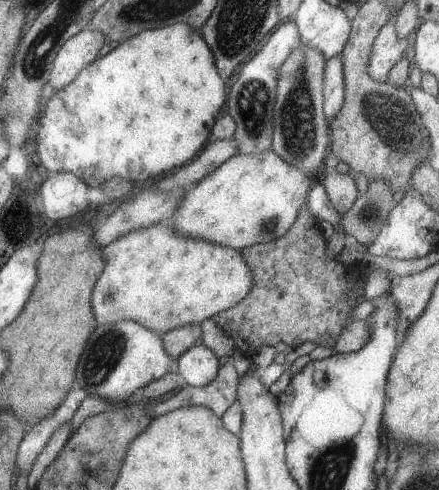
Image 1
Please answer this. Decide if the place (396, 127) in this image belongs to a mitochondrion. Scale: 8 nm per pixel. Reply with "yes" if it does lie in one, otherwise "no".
yes

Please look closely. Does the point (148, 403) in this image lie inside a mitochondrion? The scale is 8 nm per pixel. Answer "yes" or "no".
no

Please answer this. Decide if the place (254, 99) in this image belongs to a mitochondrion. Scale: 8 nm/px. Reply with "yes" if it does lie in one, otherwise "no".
yes

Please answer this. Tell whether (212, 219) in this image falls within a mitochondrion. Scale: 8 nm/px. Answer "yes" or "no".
no

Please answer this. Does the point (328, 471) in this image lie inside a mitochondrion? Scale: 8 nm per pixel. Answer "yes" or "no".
yes

